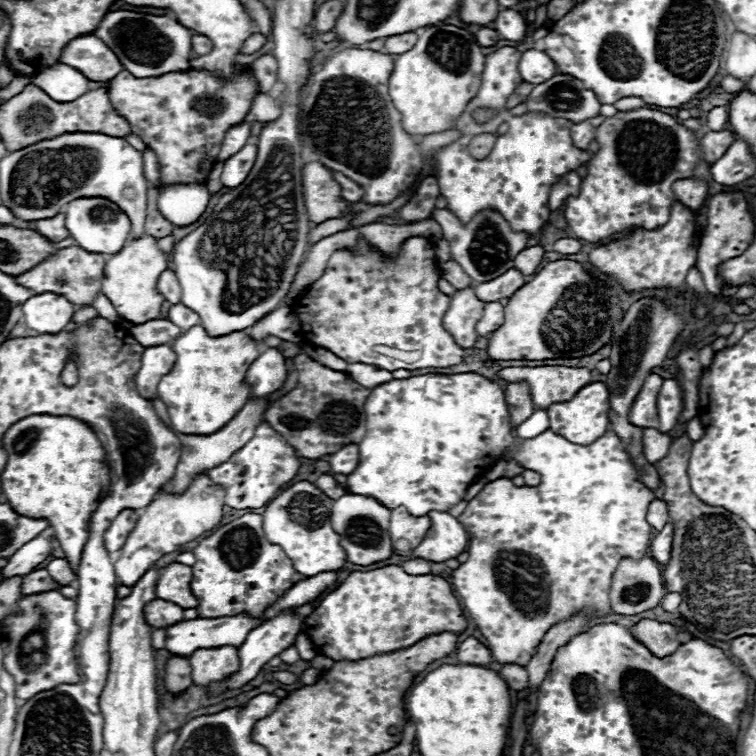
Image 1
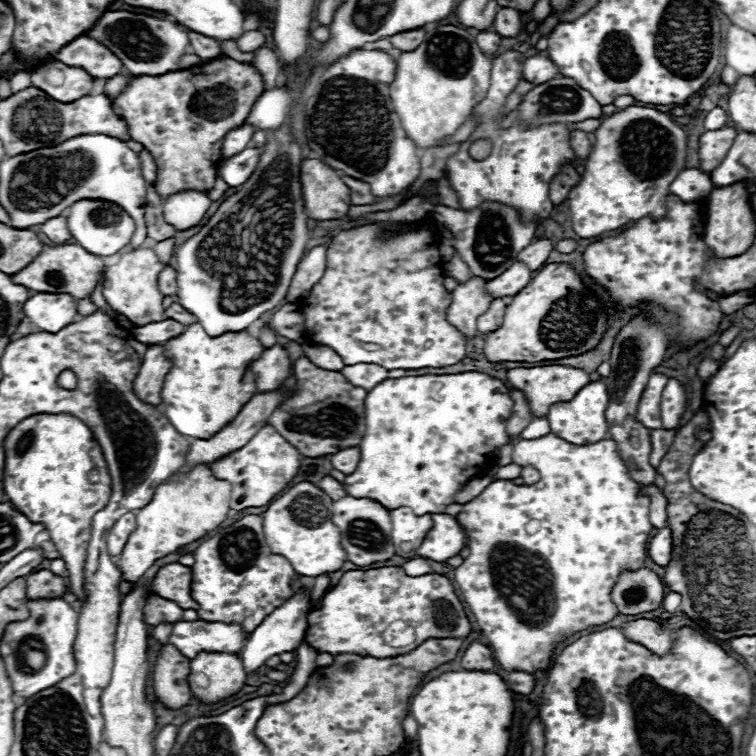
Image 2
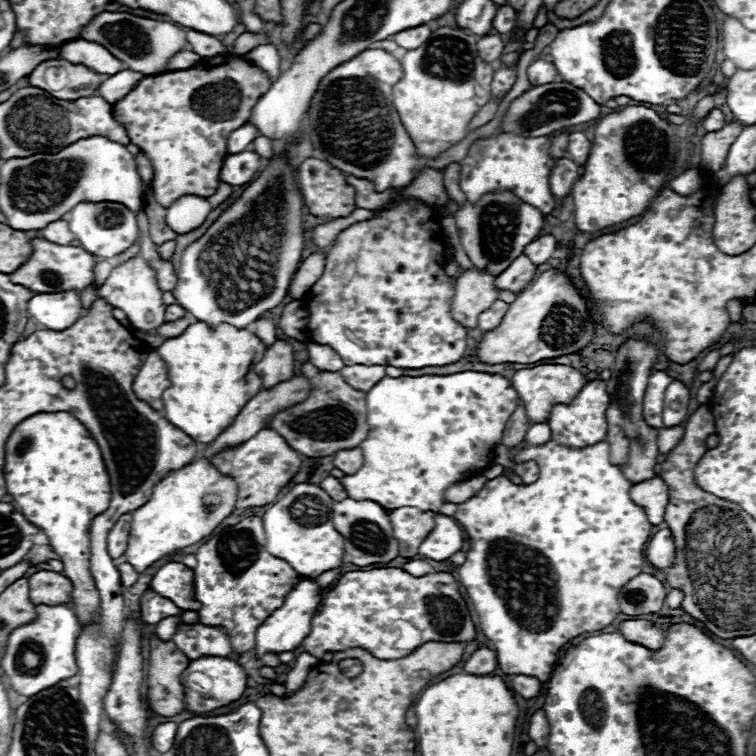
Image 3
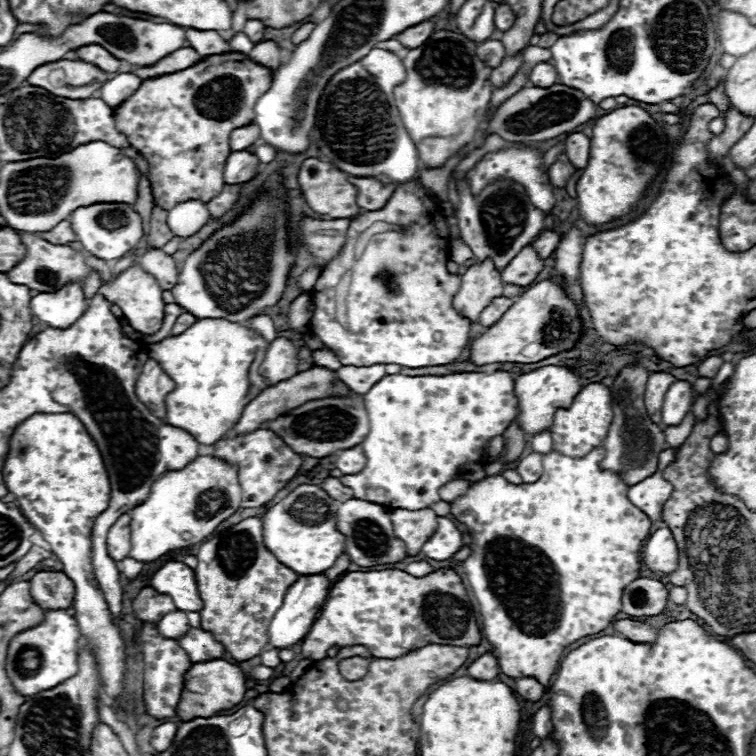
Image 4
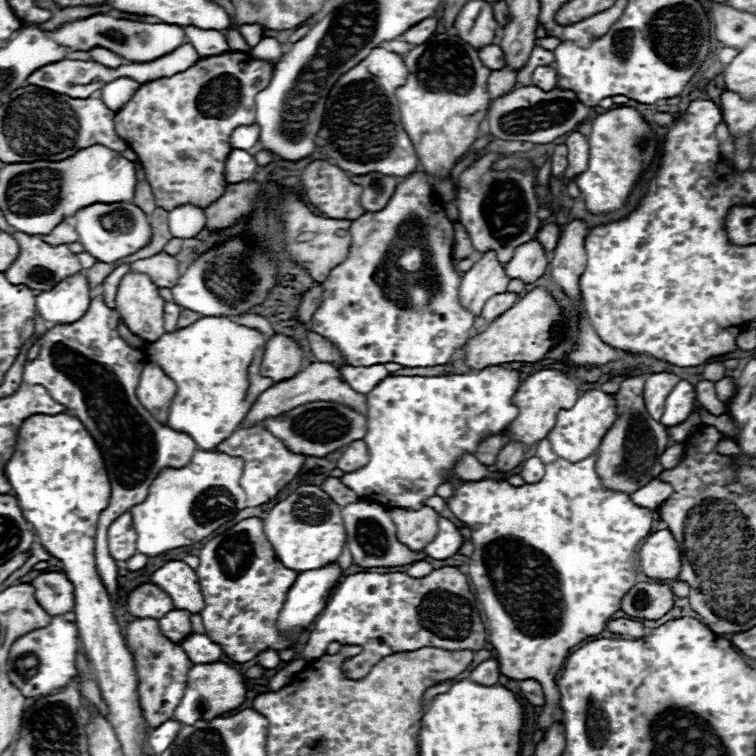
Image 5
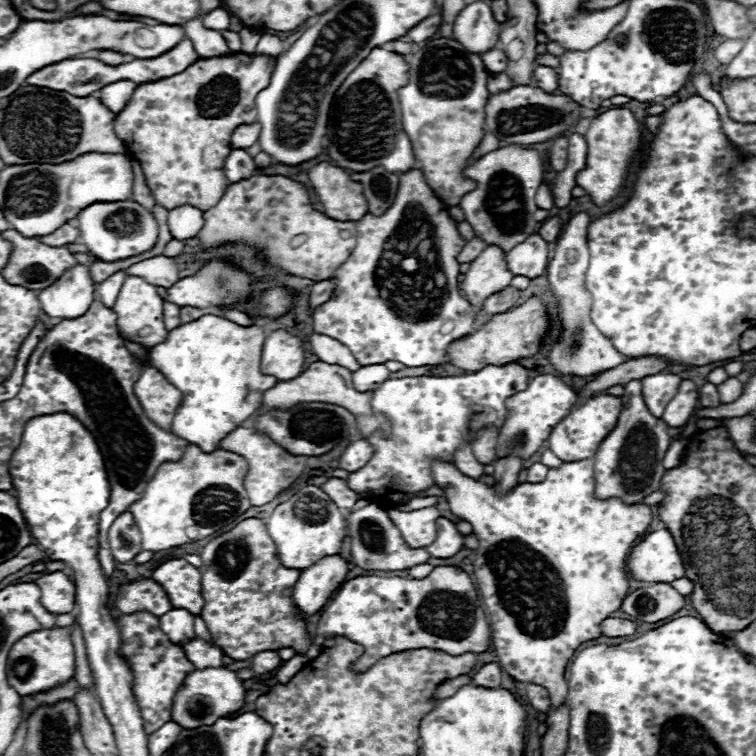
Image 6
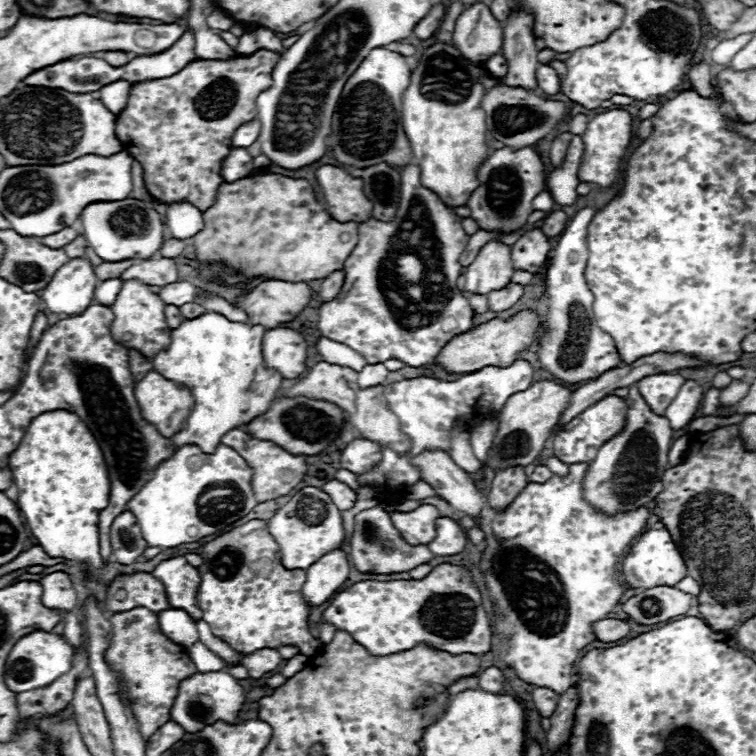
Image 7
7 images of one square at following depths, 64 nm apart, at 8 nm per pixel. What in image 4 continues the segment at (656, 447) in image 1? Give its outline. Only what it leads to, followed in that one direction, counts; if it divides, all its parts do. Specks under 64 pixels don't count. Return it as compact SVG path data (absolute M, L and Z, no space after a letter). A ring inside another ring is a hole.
M688 412L686 418L684 418L678 426L668 426L668 428L664 430L666 446L668 446L668 448L680 446L680 444L688 438L688 434L690 434L690 430L692 430L692 424L694 424L694 416Z

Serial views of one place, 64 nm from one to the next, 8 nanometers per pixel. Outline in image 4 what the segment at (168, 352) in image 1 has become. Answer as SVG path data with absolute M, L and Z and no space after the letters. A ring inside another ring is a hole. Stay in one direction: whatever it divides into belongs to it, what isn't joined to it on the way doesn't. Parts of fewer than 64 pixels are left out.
M152 358L146 360L134 388L136 388L136 396L140 398L140 402L144 402L152 410L154 416L158 418L166 416L164 398L174 388L174 382L168 378L168 374L160 368L156 360Z

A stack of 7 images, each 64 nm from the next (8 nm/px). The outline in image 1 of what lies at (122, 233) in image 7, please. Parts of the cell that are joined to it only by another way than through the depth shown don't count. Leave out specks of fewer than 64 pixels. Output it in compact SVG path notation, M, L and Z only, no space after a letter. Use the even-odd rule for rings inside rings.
M76 198L64 206L66 228L70 236L78 242L80 248L96 254L116 254L124 248L128 234L130 234L130 220L128 216L110 200L106 198Z

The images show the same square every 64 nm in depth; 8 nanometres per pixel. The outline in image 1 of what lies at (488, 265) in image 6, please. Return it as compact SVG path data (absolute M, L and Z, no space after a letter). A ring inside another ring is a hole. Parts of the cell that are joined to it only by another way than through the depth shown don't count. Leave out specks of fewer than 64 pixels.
M472 286L452 296L448 314L444 316L444 328L454 336L454 342L464 350L470 350L476 344L478 334L474 328L476 322L482 318L484 304L486 302L476 298Z

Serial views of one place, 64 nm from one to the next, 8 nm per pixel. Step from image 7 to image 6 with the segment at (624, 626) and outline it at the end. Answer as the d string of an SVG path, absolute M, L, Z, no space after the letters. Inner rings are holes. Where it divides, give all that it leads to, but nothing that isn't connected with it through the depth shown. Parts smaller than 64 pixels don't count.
M606 618L602 624L602 634L604 636L630 636L636 634L636 624L632 620L622 620L622 618Z

